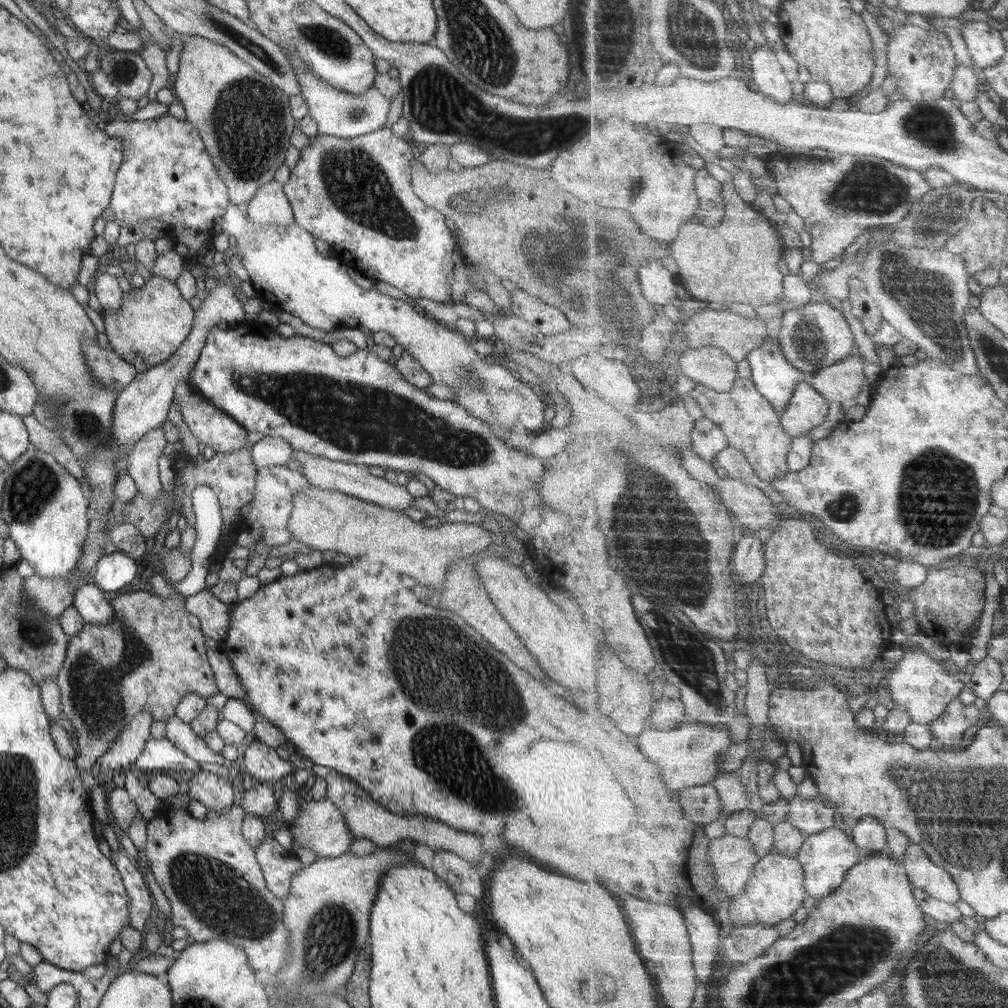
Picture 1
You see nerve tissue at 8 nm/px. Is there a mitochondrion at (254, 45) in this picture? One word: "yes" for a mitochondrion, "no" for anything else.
yes

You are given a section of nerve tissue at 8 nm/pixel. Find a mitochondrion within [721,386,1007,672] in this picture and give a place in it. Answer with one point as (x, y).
(925, 522)

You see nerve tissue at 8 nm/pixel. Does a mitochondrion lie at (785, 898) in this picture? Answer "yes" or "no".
no

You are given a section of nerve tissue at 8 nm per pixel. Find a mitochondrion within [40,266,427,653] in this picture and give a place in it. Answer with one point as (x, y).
(85, 427)

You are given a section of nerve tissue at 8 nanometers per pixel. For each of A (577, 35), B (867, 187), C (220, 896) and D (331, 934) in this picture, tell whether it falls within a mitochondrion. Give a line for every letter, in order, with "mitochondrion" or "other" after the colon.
A: other
B: mitochondrion
C: mitochondrion
D: mitochondrion

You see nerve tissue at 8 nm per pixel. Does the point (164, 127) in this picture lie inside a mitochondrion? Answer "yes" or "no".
no

